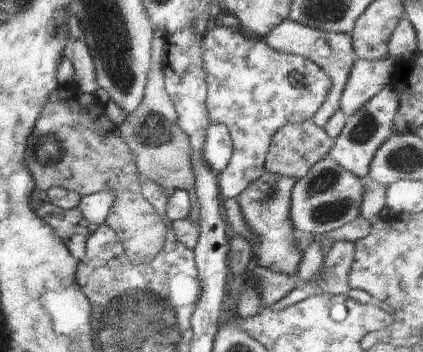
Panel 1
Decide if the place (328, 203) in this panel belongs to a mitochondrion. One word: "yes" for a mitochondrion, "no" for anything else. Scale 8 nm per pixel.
yes

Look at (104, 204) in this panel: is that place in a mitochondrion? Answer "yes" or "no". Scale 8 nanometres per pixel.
no

